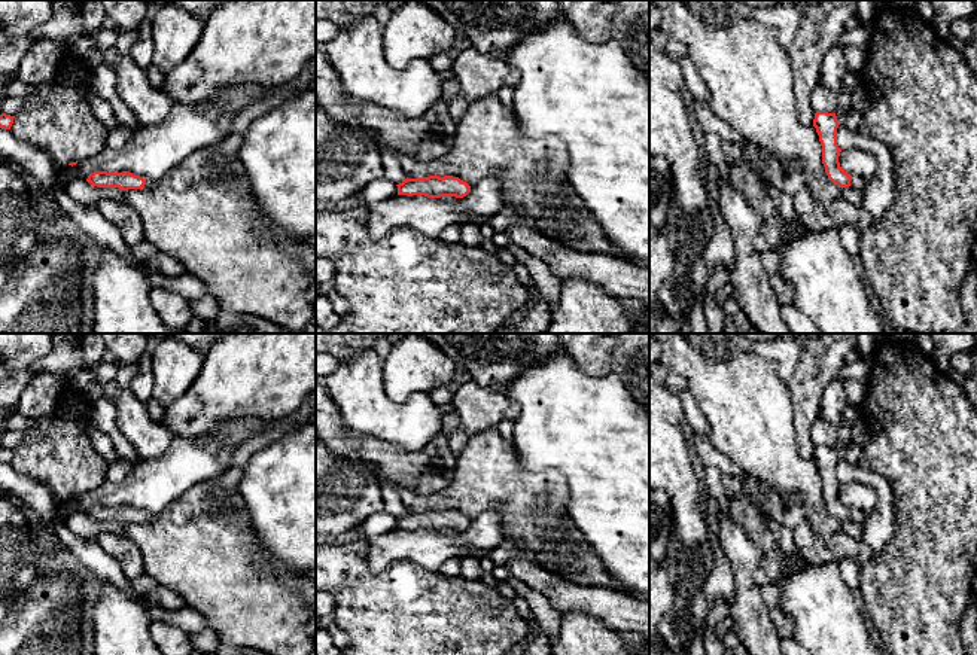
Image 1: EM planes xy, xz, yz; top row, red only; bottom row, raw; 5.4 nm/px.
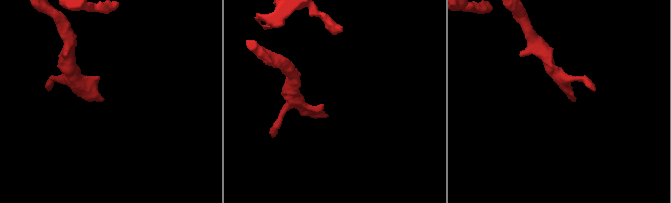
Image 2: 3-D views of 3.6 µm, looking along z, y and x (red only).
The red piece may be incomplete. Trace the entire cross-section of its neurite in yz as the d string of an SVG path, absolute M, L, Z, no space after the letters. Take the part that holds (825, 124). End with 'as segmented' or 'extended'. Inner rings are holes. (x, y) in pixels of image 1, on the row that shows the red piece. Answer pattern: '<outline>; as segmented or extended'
M816 112L813 127L816 128L816 132L819 135L819 141L822 146L822 164L825 167L828 179L833 183L838 185L841 189L852 185L864 191L868 182L861 179L859 176L847 174L840 167L838 156L841 149L837 144L838 121L836 113Z; extended

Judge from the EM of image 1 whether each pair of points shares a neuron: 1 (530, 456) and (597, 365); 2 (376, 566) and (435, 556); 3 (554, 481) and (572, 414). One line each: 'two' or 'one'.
1: two
2: one
3: two

